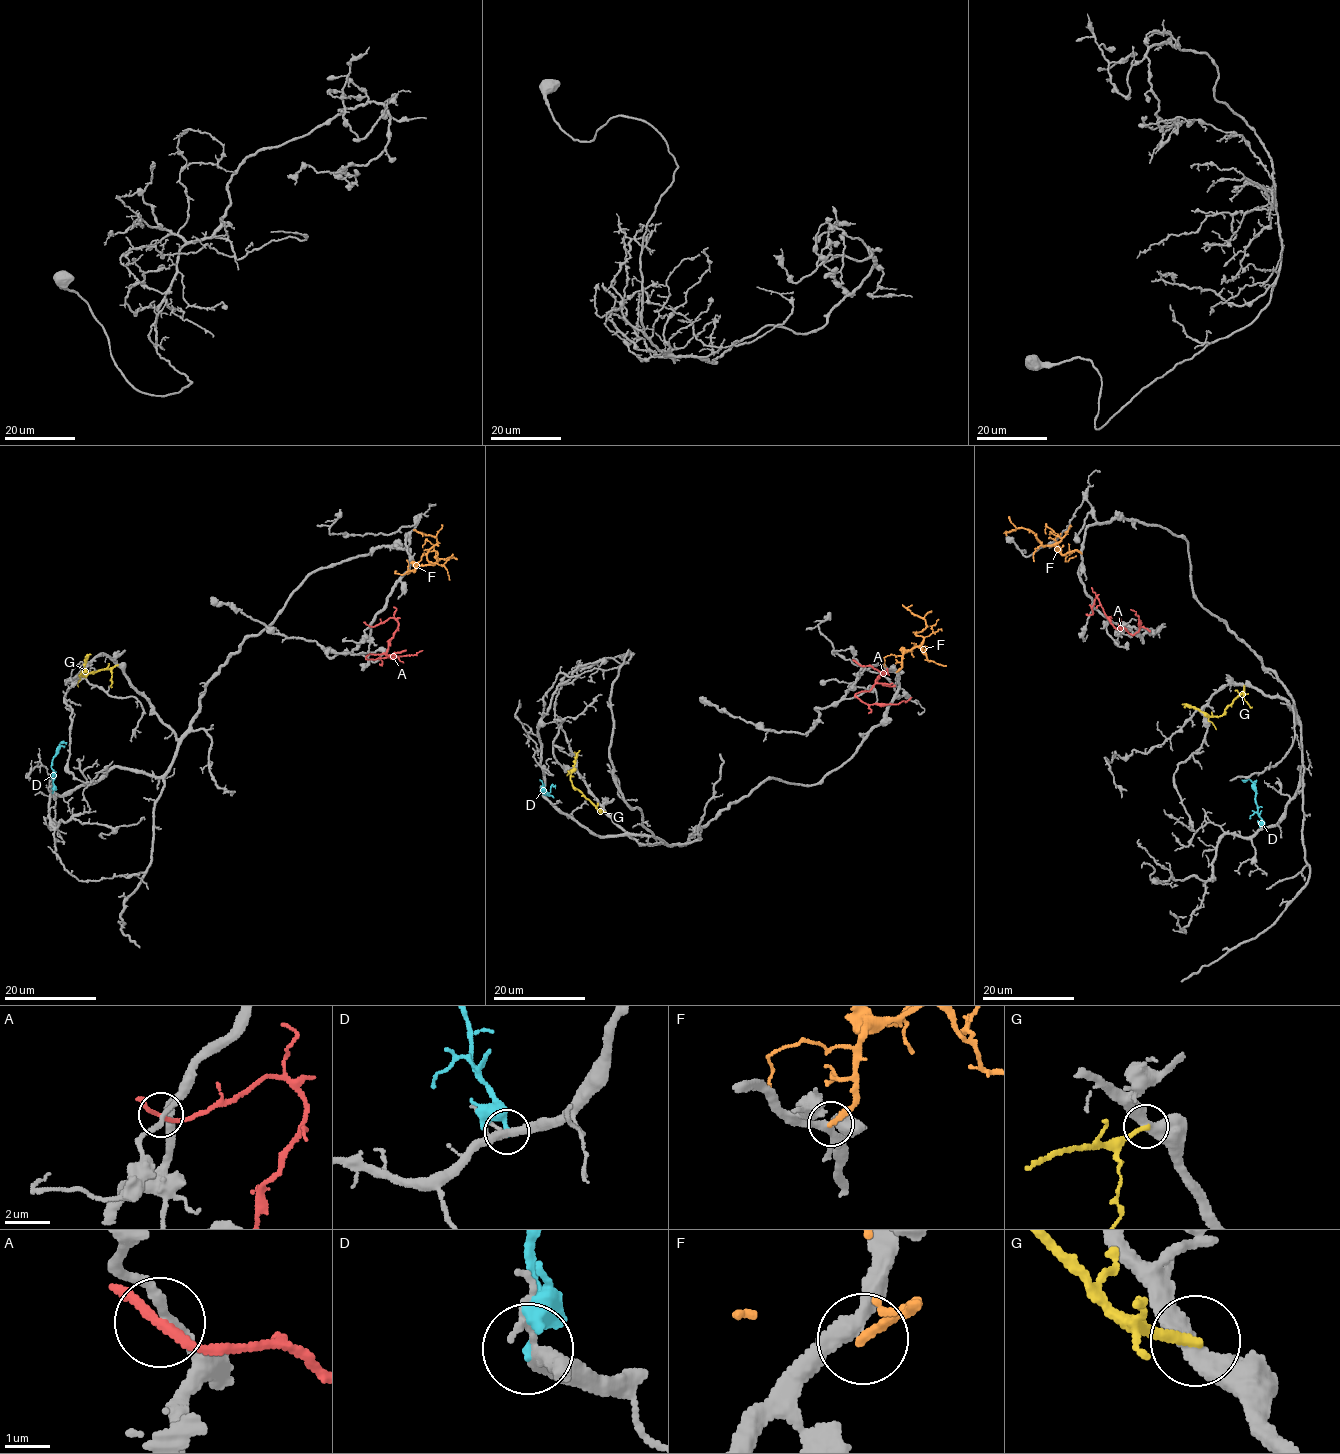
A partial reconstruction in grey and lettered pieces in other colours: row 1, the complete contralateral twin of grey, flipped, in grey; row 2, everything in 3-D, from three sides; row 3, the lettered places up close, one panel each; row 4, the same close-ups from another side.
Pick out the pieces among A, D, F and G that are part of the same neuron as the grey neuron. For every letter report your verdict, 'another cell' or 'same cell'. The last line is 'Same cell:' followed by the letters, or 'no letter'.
A: another cell
D: another cell
F: another cell
G: another cell
Same cell: no letter

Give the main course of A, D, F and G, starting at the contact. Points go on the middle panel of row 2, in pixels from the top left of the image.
A: (857, 663), (887, 673), (869, 690), (856, 693), (857, 698), (867, 704), (898, 704), (911, 697)
D: (541, 791), (545, 794), (551, 791), (552, 786), (555, 788)
F: (896, 672), (901, 666), (901, 656), (924, 639), (916, 633), (926, 626), (925, 620), (902, 604)
G: (606, 812), (595, 808), (571, 783), (570, 770), (579, 750)

